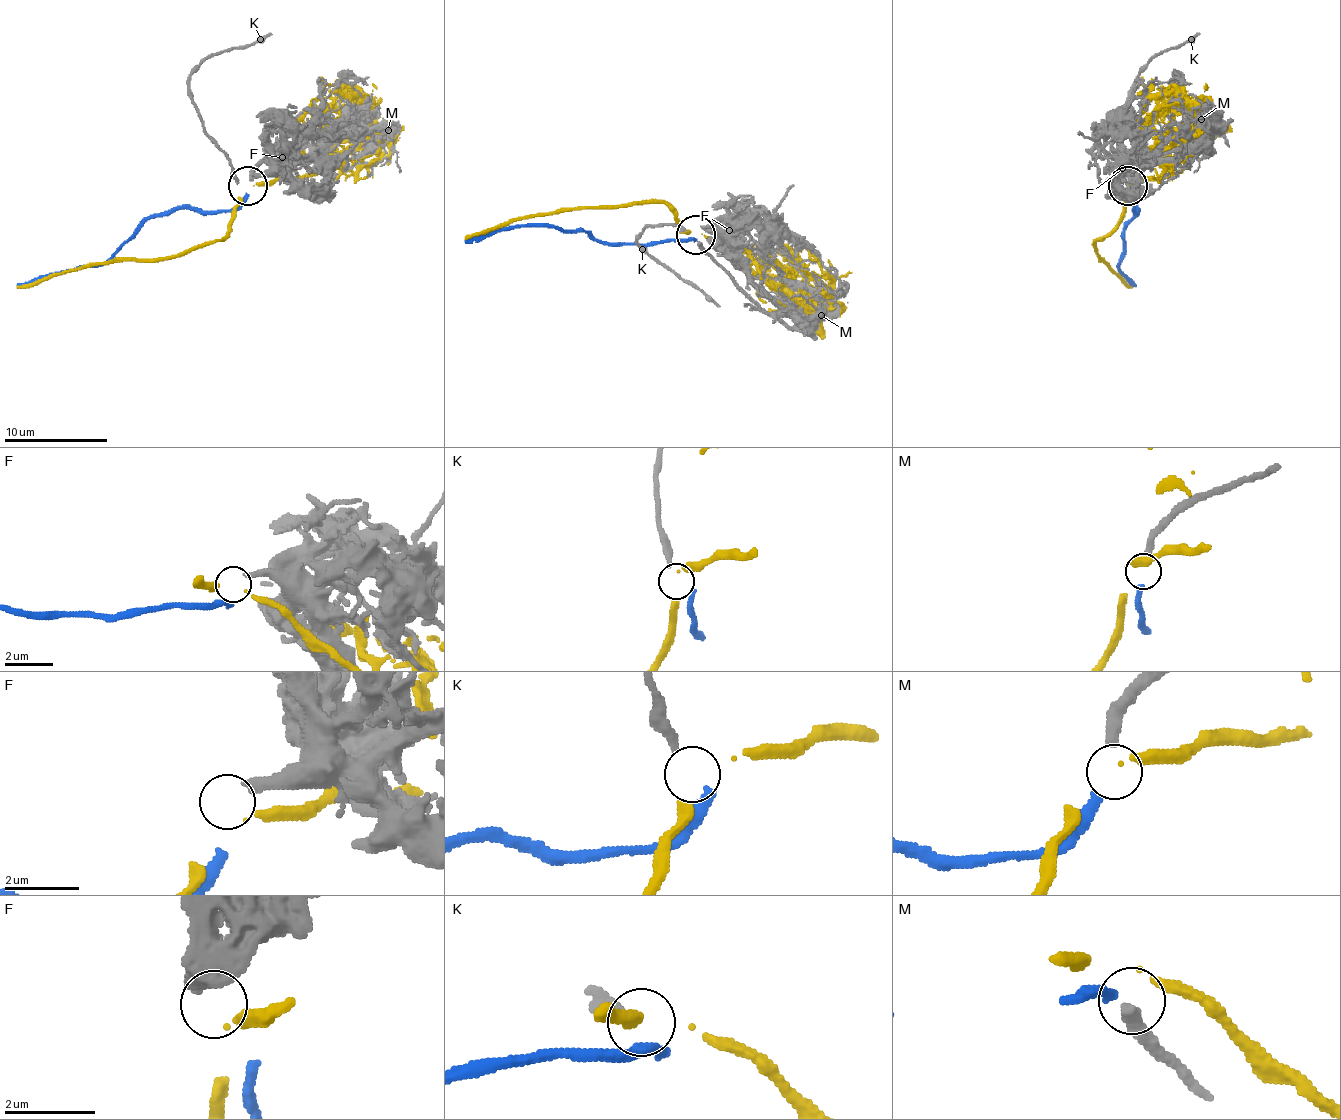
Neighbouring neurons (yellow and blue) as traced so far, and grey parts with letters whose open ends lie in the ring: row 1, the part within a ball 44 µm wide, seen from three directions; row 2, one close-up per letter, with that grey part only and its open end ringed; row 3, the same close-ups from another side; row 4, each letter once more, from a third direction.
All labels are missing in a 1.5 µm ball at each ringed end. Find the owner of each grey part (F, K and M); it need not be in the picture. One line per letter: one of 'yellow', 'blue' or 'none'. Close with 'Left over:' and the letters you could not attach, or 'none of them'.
F: none
K: none
M: blue
Left over: F, K

